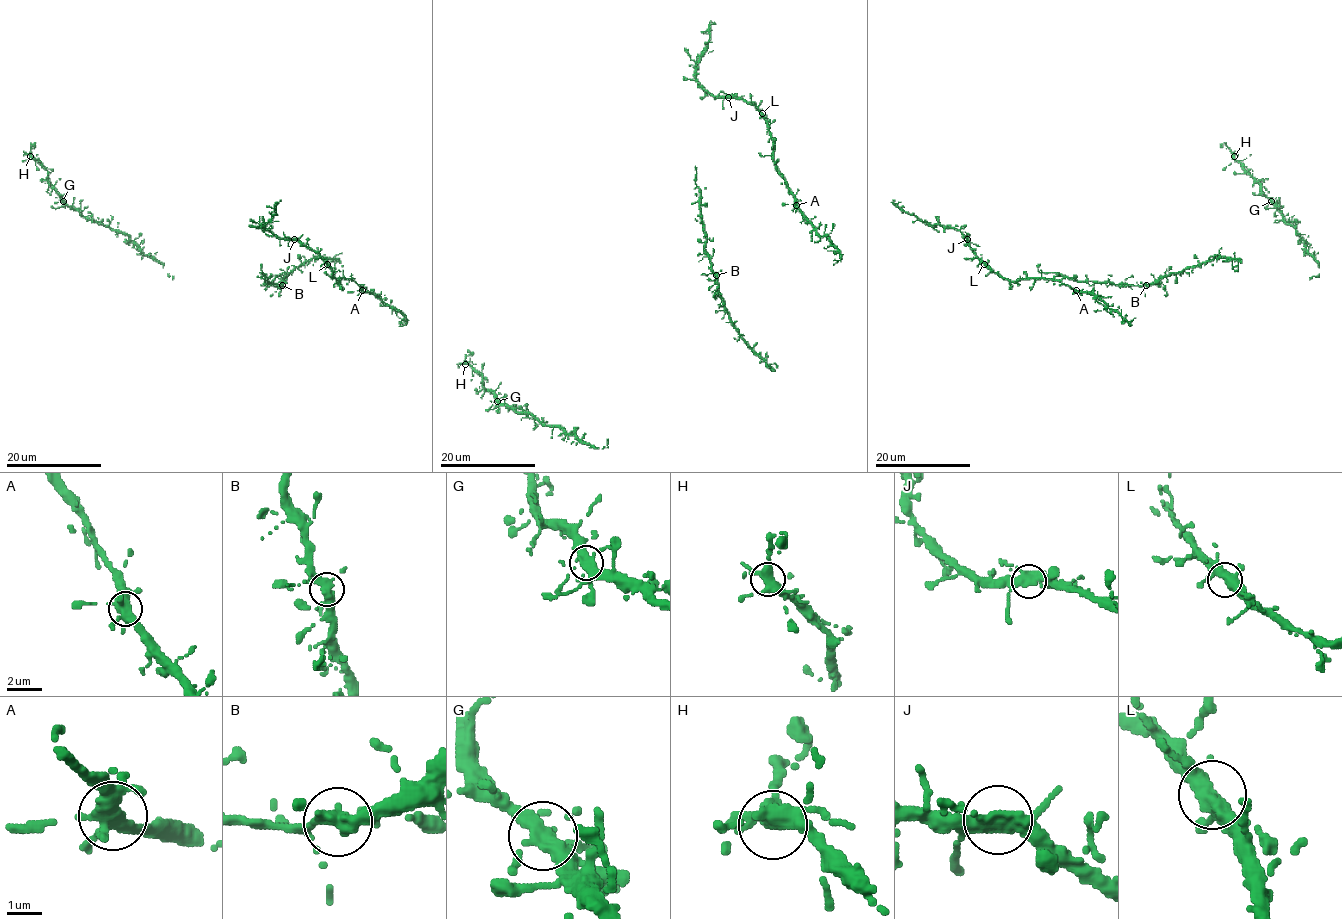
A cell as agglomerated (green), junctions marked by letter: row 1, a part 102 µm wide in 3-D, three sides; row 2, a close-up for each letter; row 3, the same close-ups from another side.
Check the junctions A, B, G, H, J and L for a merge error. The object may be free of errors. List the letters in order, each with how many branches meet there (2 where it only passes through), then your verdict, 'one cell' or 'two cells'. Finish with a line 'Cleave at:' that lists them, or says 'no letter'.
A: 4 | one cell
B: 4 | one cell
G: 4 | one cell
H: 4 | one cell
J: 4 | one cell
L: 4 | one cell
Cleave at: no letter

